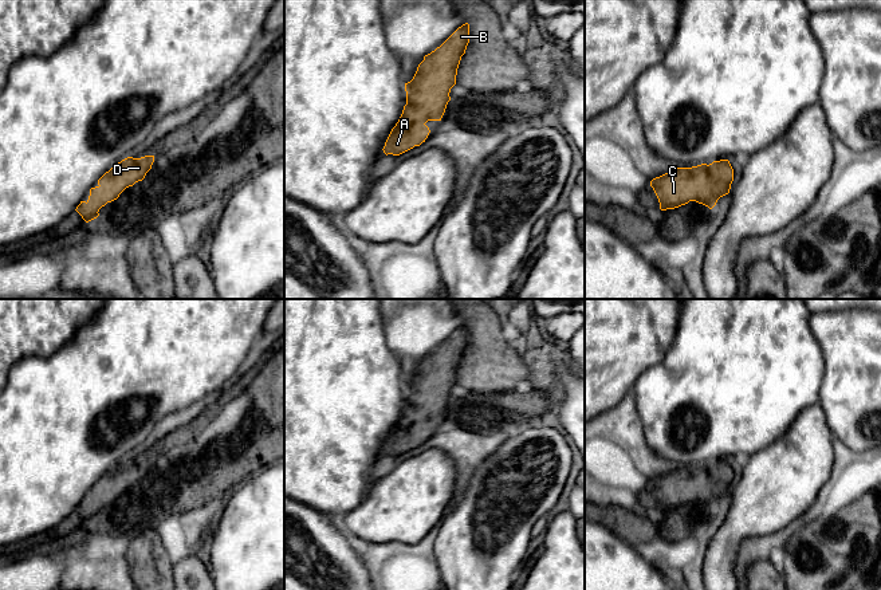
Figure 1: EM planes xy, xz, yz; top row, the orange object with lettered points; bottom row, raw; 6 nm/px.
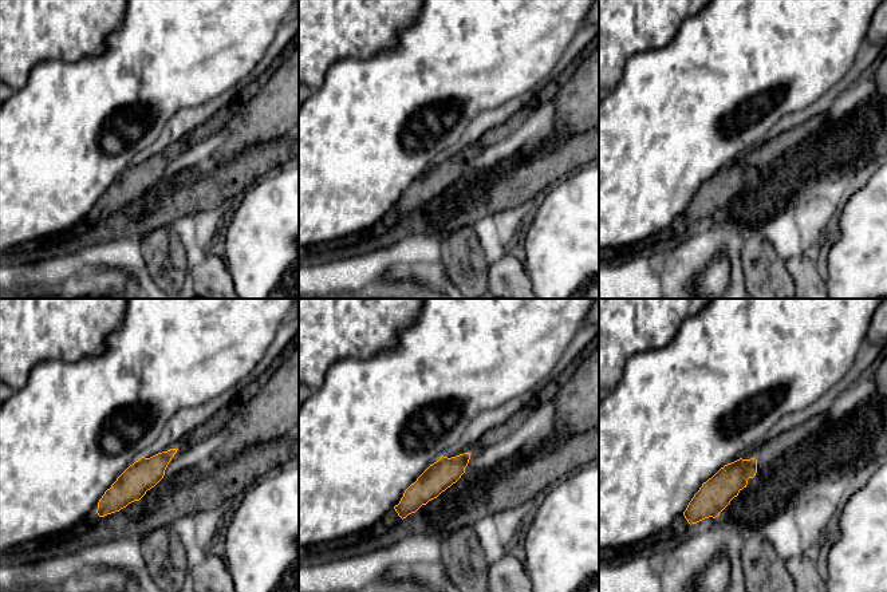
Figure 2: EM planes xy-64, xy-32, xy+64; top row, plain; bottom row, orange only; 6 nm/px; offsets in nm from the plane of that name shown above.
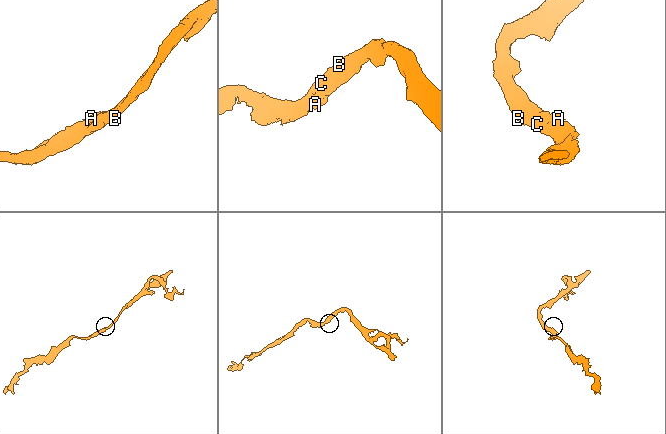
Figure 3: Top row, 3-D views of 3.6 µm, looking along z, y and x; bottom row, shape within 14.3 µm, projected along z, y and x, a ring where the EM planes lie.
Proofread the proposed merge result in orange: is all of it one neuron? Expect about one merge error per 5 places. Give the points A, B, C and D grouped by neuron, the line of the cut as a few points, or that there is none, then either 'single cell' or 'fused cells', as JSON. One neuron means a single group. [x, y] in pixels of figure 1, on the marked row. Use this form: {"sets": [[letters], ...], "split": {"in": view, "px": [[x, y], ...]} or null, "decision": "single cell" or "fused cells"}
{"sets": [["A", "B", "C", "D"]], "split": null, "decision": "single cell"}

